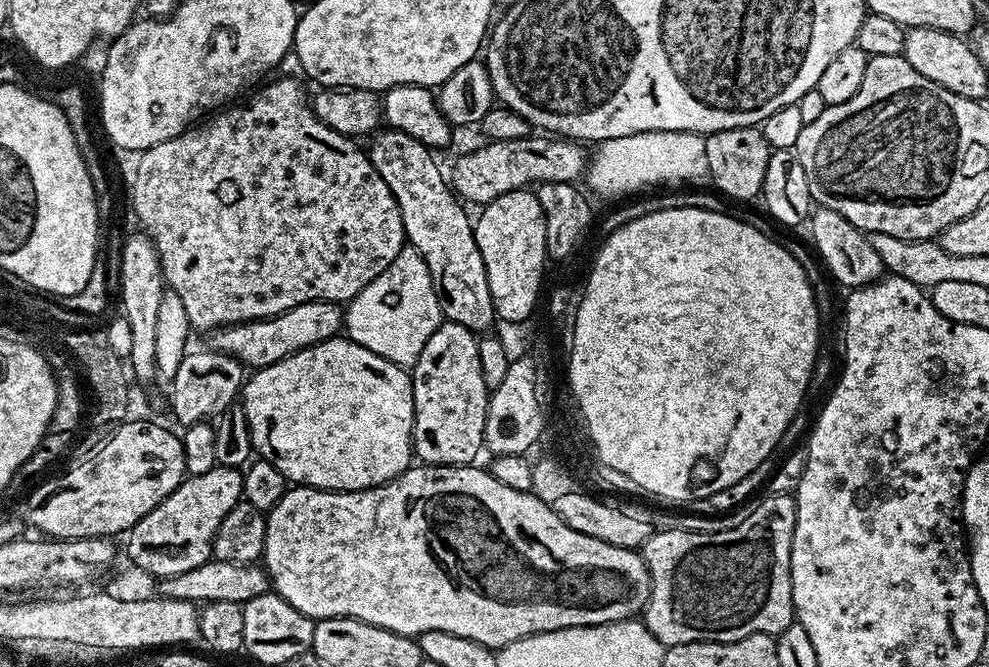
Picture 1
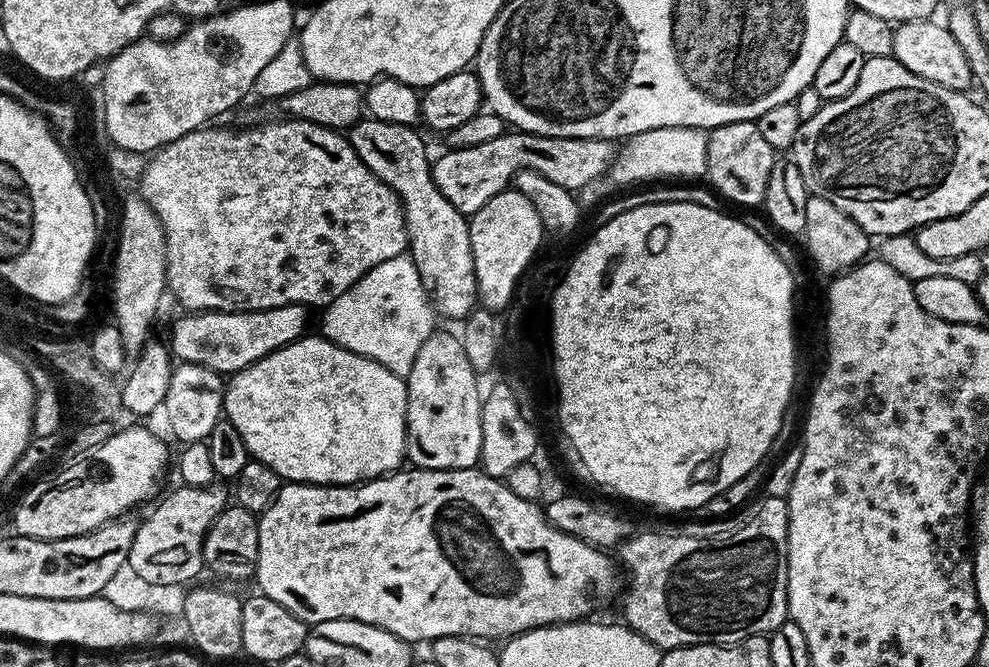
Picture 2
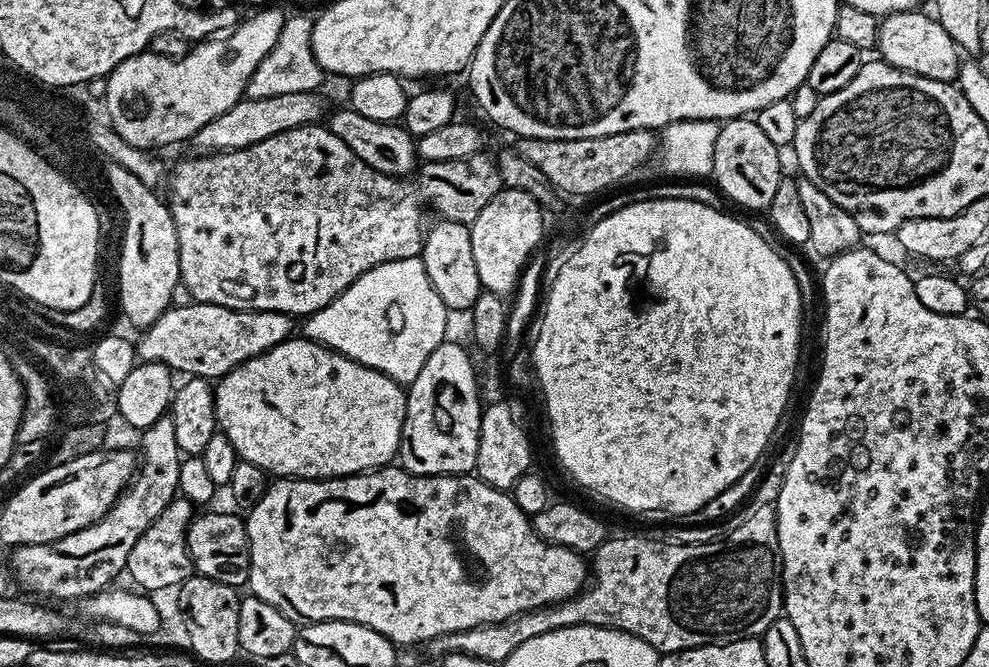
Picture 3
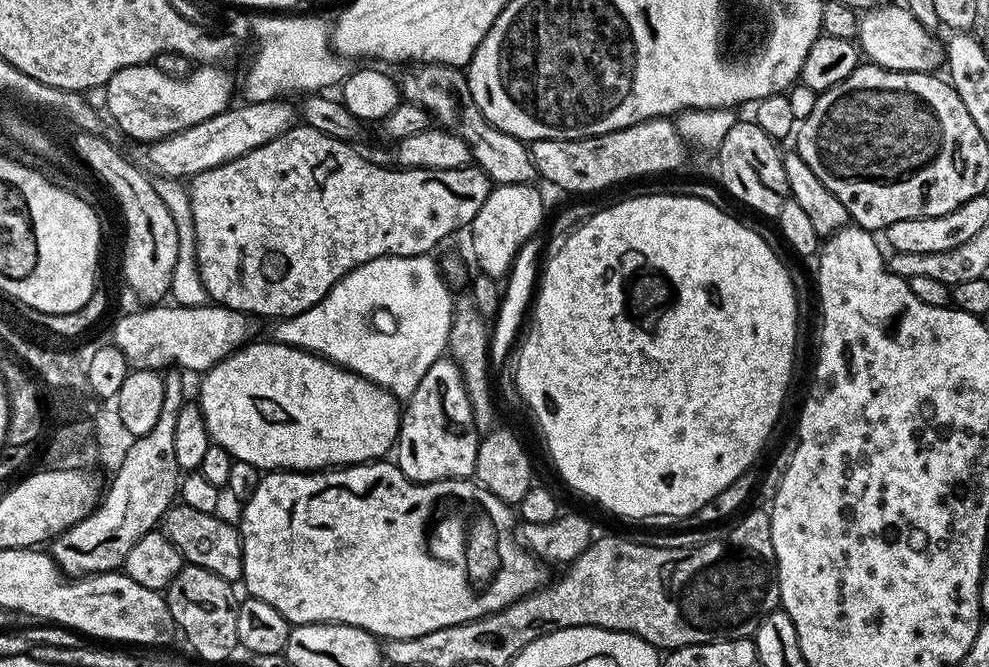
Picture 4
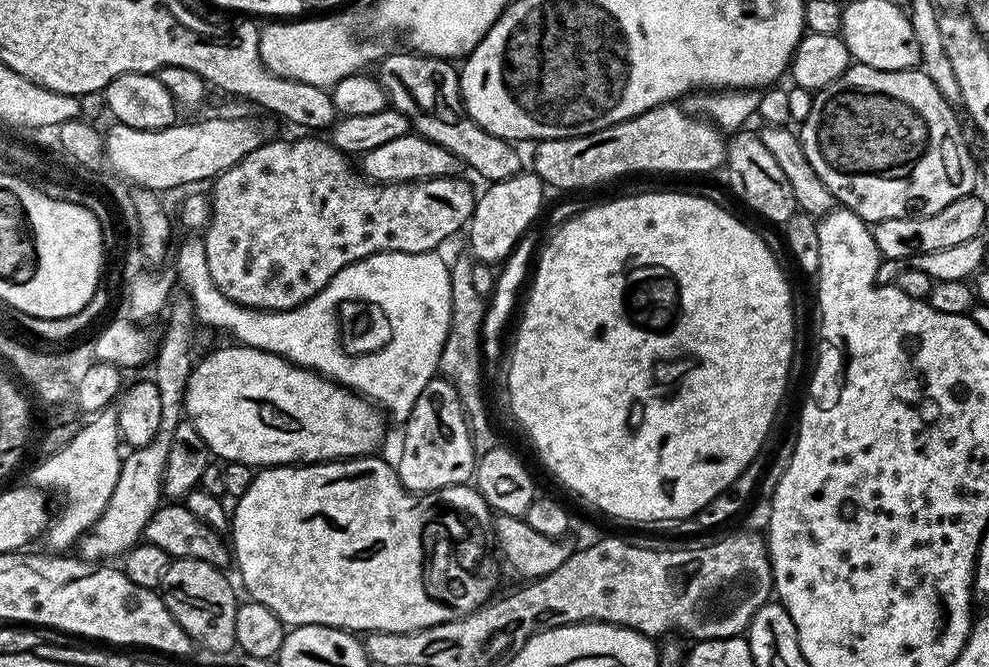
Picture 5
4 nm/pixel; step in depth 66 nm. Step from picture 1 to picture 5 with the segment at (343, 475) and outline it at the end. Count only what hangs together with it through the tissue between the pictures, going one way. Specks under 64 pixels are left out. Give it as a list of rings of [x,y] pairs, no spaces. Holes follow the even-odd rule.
[[[235,346],[229,352],[212,352],[205,360],[195,361],[192,373],[188,379],[188,390],[184,393],[184,410],[187,419],[192,421],[198,434],[206,442],[209,453],[213,457],[233,464],[250,464],[253,466],[295,466],[298,464],[323,464],[330,460],[346,460],[357,456],[373,455],[384,436],[384,428],[380,425],[382,412],[373,405],[371,400],[358,398],[352,390],[342,390],[341,385],[335,382],[326,382],[325,377],[319,375],[312,368],[294,366],[292,361],[278,358],[274,352],[253,350],[247,346]]]

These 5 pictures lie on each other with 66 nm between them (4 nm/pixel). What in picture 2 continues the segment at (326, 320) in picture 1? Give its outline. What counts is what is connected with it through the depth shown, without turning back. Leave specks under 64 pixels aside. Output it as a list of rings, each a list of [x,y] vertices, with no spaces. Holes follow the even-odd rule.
[[[291,304],[278,306],[261,312],[193,312],[184,317],[172,328],[171,353],[177,361],[185,364],[201,364],[210,366],[221,374],[235,374],[244,368],[251,368],[254,362],[267,360],[268,355],[277,352],[282,346],[294,344],[309,331],[307,304]]]

